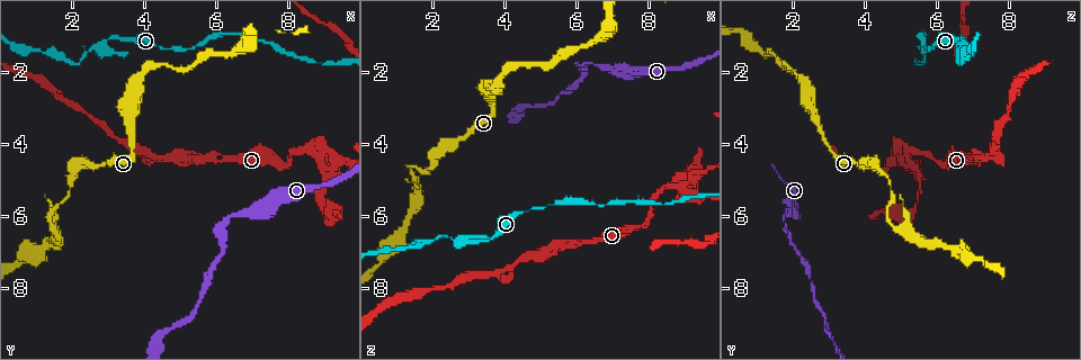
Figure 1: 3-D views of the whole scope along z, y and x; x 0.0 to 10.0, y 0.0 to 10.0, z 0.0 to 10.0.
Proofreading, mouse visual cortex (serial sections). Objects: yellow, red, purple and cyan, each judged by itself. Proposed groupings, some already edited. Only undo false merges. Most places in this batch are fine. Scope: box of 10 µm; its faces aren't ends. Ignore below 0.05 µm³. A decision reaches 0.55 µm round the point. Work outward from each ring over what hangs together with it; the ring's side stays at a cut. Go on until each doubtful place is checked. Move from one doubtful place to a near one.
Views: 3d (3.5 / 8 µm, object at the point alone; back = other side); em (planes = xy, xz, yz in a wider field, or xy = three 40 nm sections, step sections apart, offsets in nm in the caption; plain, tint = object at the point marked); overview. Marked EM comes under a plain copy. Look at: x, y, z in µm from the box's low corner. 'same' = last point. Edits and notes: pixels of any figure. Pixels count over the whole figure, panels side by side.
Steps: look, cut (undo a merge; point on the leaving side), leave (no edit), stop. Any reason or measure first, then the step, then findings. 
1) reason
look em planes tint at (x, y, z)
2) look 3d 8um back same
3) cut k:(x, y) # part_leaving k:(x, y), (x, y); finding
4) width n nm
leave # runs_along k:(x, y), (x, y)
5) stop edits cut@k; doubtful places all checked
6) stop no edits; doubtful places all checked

four-way junction
look 3d 3.5um at (8.75, 4.35, 5.15)

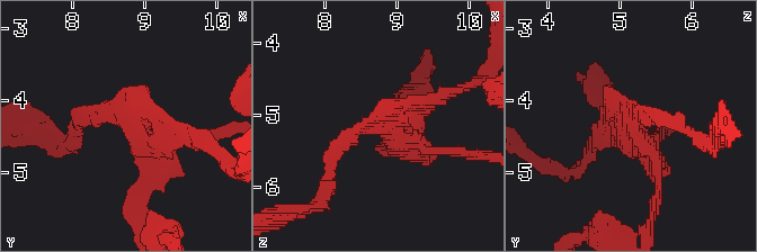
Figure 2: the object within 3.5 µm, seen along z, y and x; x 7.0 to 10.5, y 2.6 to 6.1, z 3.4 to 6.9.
need the tissue
look em xy step 3 tint at (8.80, 4.35, 5.20)

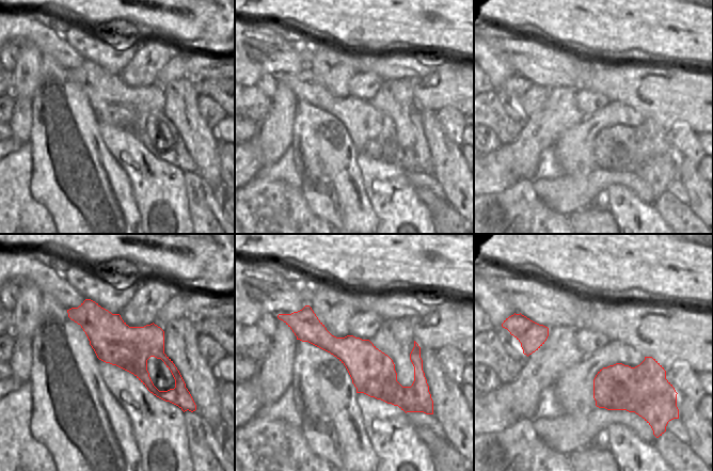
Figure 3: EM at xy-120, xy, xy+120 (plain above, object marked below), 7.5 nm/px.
leave # runs_along 2:(78, 122), (130, 125), (154, 153), (144, 183); one cell here

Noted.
look 3d 8um at (6.30, 6.10, 1.75)

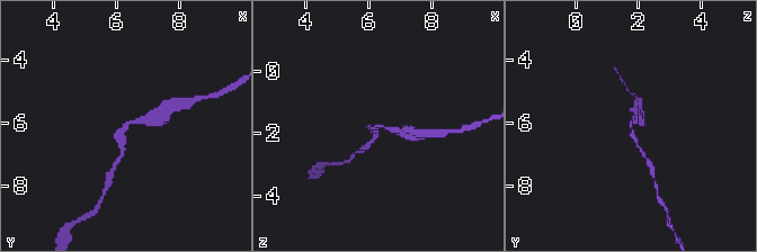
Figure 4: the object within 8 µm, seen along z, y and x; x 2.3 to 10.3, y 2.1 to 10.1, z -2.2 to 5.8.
look 3d 3.5um back same

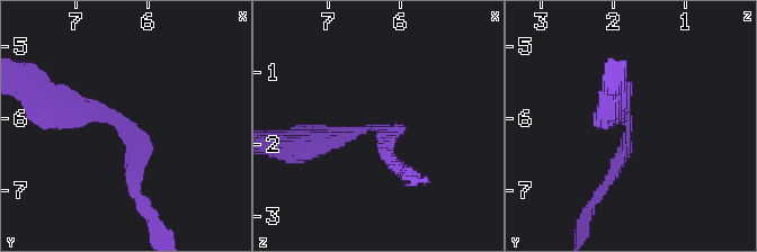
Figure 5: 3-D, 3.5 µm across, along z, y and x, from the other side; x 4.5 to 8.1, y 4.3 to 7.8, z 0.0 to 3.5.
look em xy step 3 tint at (6.25, 6.15, 1.75)

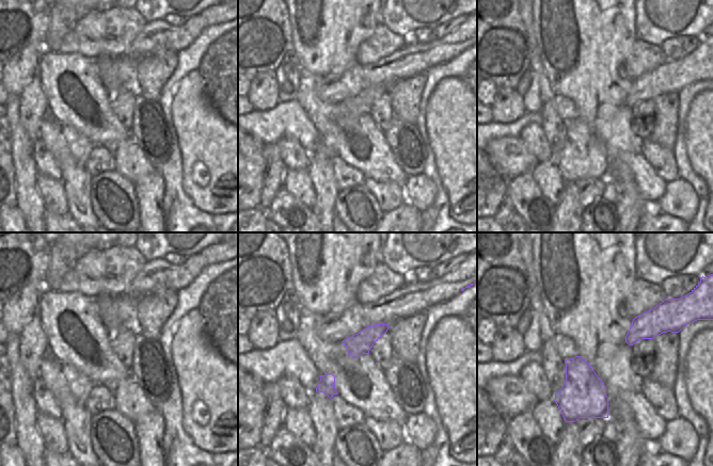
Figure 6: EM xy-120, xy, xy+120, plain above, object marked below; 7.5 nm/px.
arm_widths 150, 250 nm
leave # all the same cell

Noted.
sharp bend
look 3d 3.5um at (1.35, 6.00, 4.65)

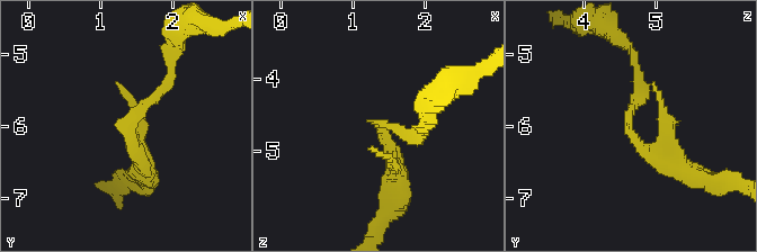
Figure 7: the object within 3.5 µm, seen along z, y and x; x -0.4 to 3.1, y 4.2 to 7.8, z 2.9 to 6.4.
shape alone is not enough
look em xy step 3 tint at (1.40, 6.00, 4.60)

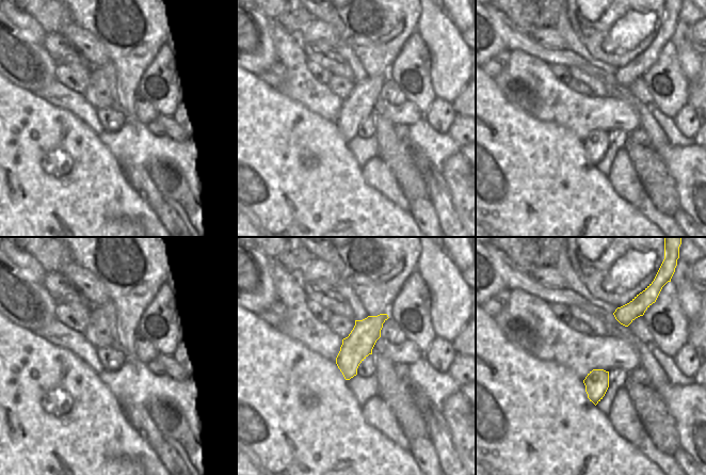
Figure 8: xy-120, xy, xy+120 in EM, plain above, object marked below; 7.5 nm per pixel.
cut it another way
look em xy step 1 tint same

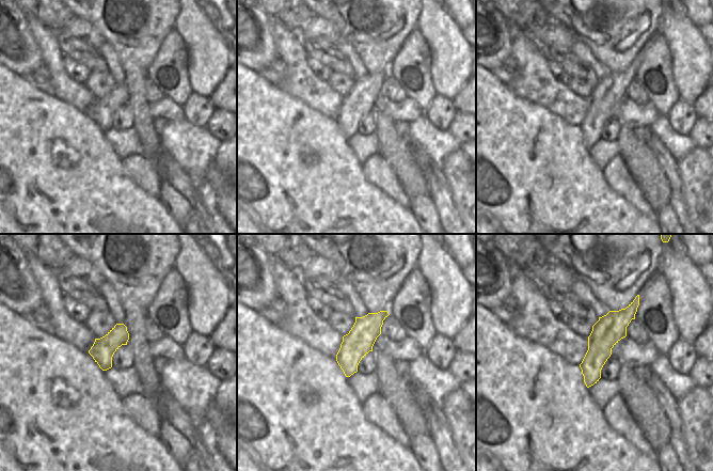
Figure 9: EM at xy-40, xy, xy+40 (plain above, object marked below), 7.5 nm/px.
leave # runs_along 7:(637, 72), (629, 131), (683, 169); all the same cell

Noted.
abrupt turn
look 3d 3.5um at (2.45, 1.40, 6.65)

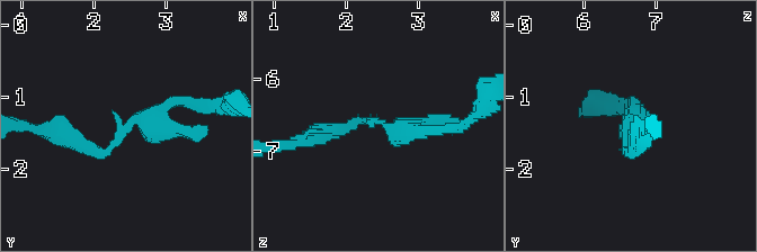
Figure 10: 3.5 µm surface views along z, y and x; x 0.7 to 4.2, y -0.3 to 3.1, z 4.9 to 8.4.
look em xy step 3 tint at (2.45, 1.35, 6.60)

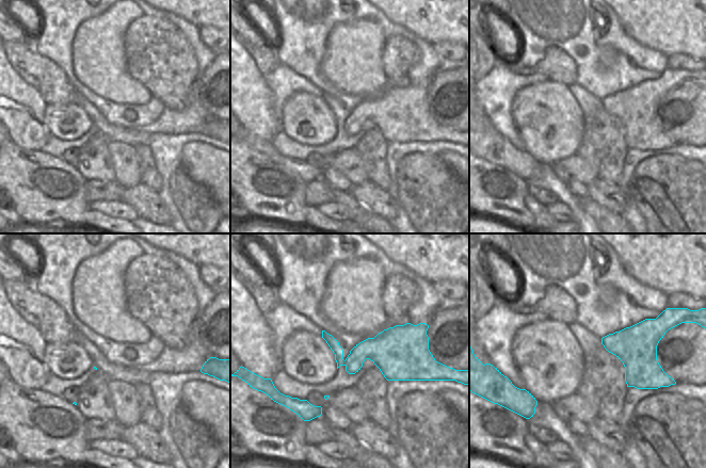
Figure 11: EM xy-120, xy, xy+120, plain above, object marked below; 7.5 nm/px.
leave # one cell here

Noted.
stop no edits; doubtful places all checked

